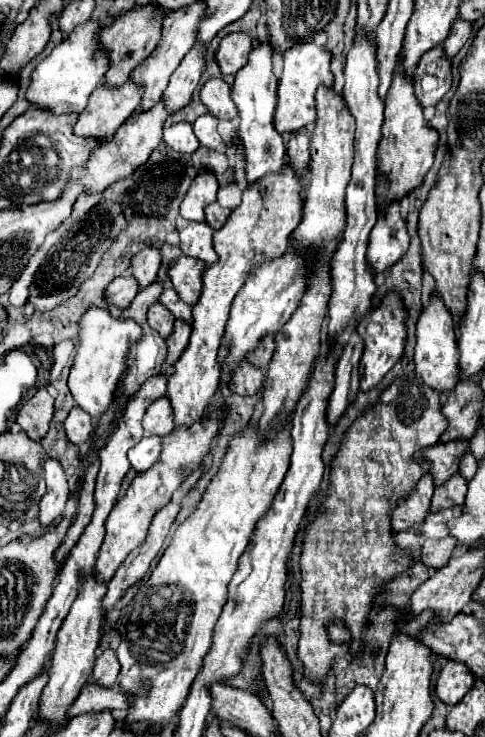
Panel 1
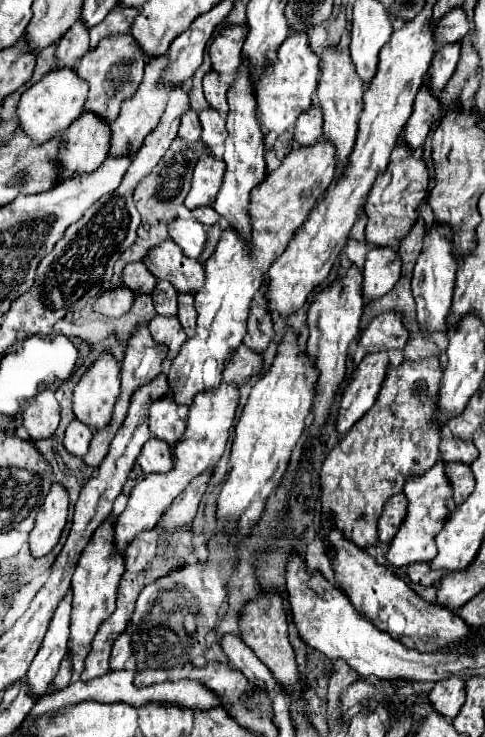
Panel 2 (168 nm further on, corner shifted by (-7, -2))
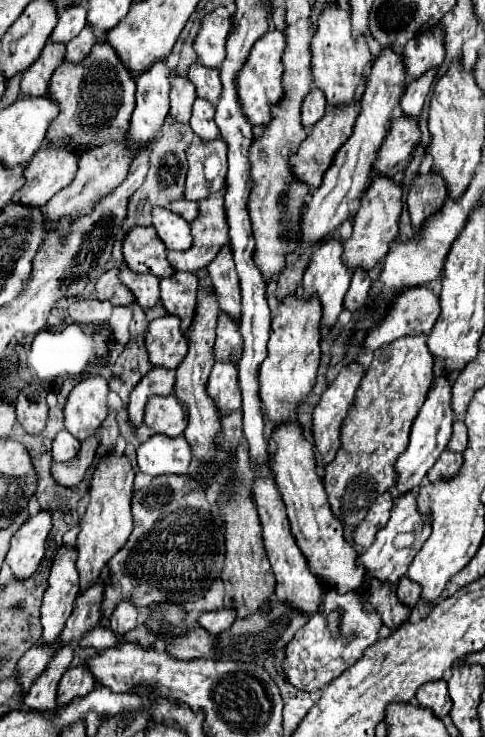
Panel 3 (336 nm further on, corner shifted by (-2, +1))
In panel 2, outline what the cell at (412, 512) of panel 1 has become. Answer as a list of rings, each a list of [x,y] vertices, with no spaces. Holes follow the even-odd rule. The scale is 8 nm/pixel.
[[[395,494],[385,502],[383,514],[381,514],[379,526],[377,526],[379,542],[391,542],[391,538],[395,536],[395,530],[399,530],[399,526],[403,522],[405,514],[407,514],[407,498],[403,494]]]

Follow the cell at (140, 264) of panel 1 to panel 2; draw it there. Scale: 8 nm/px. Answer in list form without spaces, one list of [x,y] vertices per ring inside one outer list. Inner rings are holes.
[[[131,262],[121,272],[121,286],[135,294],[151,294],[155,282],[155,276],[143,266],[143,262]]]

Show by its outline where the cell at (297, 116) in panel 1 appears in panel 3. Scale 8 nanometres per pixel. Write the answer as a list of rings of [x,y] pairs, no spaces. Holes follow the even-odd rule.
[[[278,29],[268,31],[266,35],[262,35],[262,39],[258,39],[242,67],[242,71],[238,73],[238,97],[242,101],[242,109],[248,117],[248,121],[252,125],[266,125],[270,123],[270,115],[272,109],[278,107],[278,103],[282,103],[284,99],[284,85],[282,85],[282,75],[284,75],[284,63],[282,63],[282,55],[286,49],[286,35]]]

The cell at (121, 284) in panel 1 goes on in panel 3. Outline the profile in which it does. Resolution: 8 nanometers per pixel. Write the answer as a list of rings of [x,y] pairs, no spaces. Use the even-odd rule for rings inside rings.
[[[80,299],[70,305],[68,321],[78,325],[104,325],[112,315],[114,305],[100,299]]]

